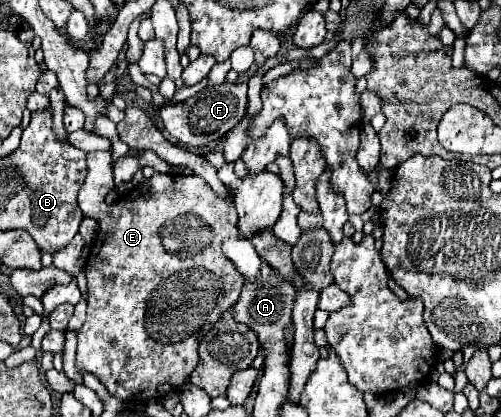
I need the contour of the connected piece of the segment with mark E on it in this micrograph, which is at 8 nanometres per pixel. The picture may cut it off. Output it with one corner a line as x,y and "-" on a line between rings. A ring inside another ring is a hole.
96,151
87,153
87,175
78,193
78,206
85,217
94,218
99,223
97,239
91,247
91,255
85,265
85,275
87,275
87,287
89,287
89,297
87,297
87,321
77,333
79,347
77,347
77,369
85,369
99,377
99,381
105,385
105,389
123,401
151,401
151,399
161,399
167,393
173,393
179,385
183,385
189,377
189,373
197,367
199,363
199,353
197,347
207,331
209,325
213,325
229,307
233,307
241,295
245,277
237,267
225,257
221,245
227,237
239,237
239,227
237,226
237,212
233,205
229,205
223,197
219,197
203,177
199,175
173,175
173,173
159,173
155,171
153,177
145,179
141,185
137,185
131,193
127,193
119,203
107,203
105,196
113,189
113,169
111,167
111,151

